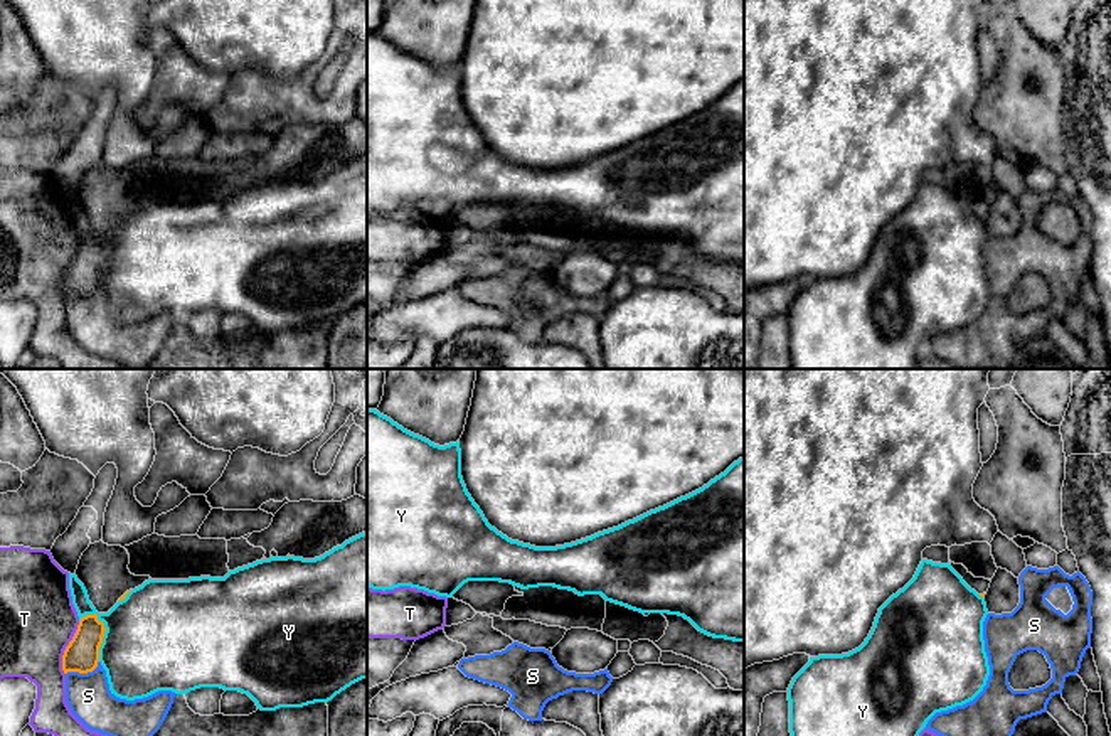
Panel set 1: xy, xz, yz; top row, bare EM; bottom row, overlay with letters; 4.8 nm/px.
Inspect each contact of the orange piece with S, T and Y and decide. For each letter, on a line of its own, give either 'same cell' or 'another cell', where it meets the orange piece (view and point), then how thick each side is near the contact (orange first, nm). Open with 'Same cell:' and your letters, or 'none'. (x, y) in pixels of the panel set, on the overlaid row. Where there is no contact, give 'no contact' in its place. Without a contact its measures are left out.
Same cell: none
S: another cell; contact xy (83, 672); calibres 160 and 220 nm
T: another cell; contact xy (66, 647); calibres 160 and 360 nm
Y: another cell; contact xy (103, 635); calibres 160 and 480 nm

